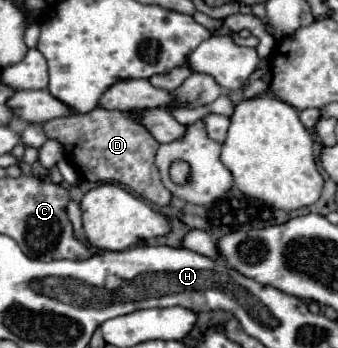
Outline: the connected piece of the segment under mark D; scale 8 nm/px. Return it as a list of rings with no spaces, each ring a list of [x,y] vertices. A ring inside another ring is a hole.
[[[94,108],[88,114],[72,114],[44,122],[44,132],[48,138],[56,138],[64,144],[68,162],[82,178],[96,184],[118,182],[148,202],[154,202],[158,206],[170,204],[170,192],[162,186],[158,168],[154,166],[154,150],[158,148],[158,142],[144,126],[138,126],[138,122],[134,122],[134,116],[130,112]]]

